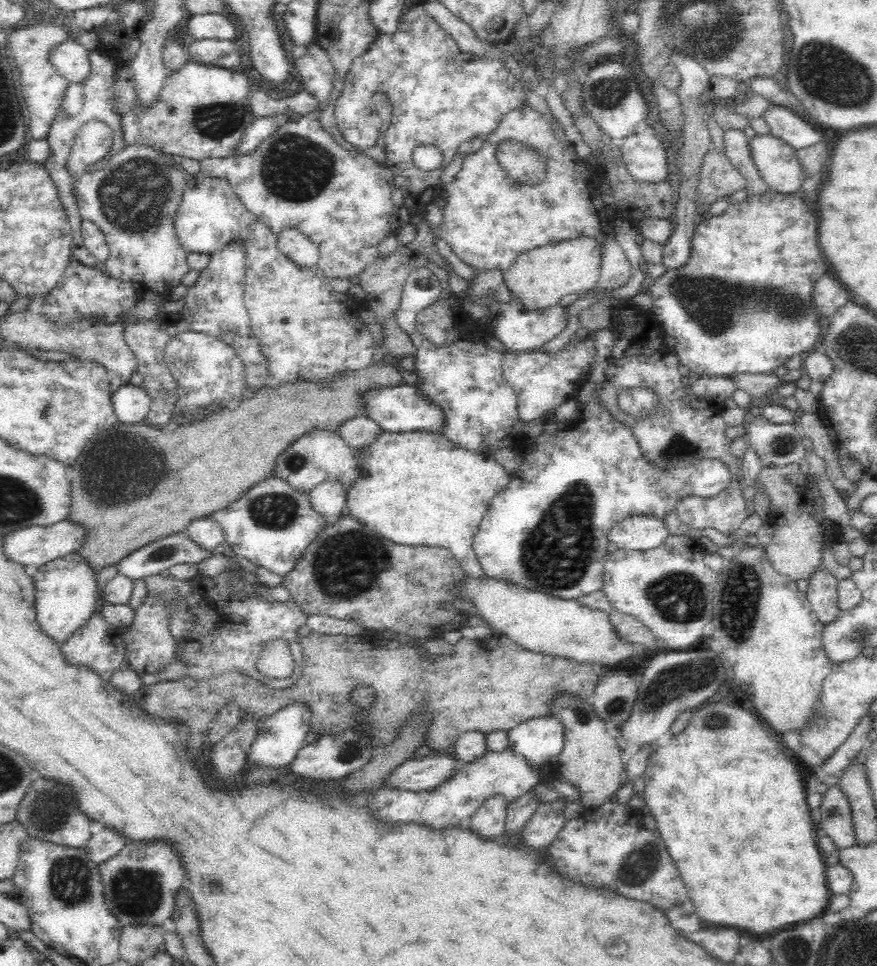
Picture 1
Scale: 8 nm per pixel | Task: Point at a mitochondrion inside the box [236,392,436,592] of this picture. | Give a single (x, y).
(274, 511)

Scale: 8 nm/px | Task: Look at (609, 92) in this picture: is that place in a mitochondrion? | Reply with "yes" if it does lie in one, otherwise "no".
yes

